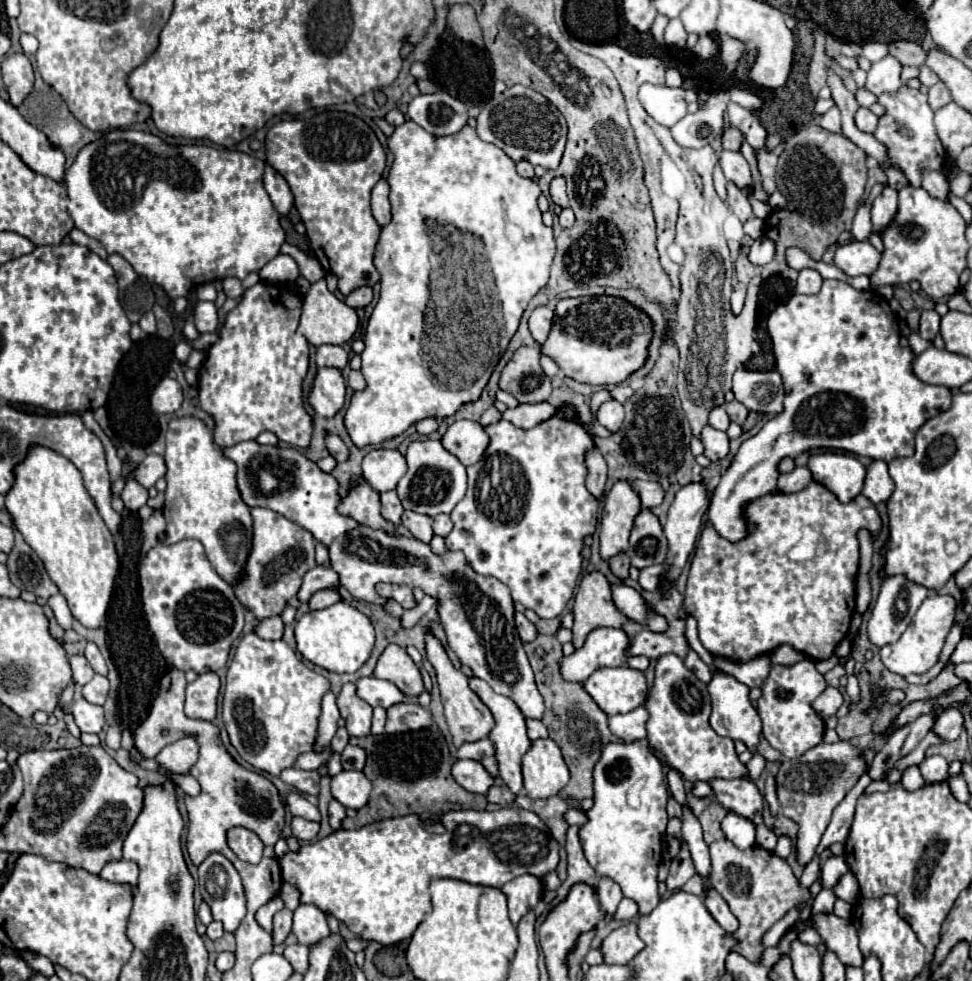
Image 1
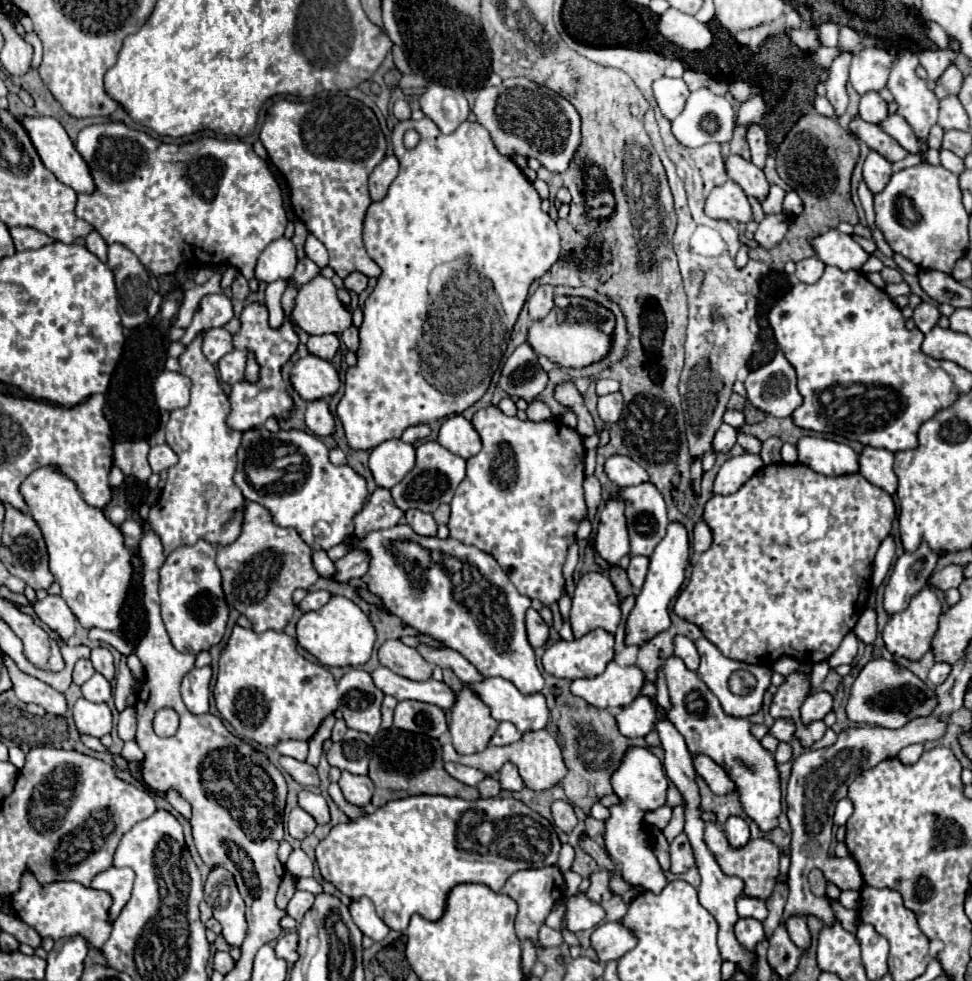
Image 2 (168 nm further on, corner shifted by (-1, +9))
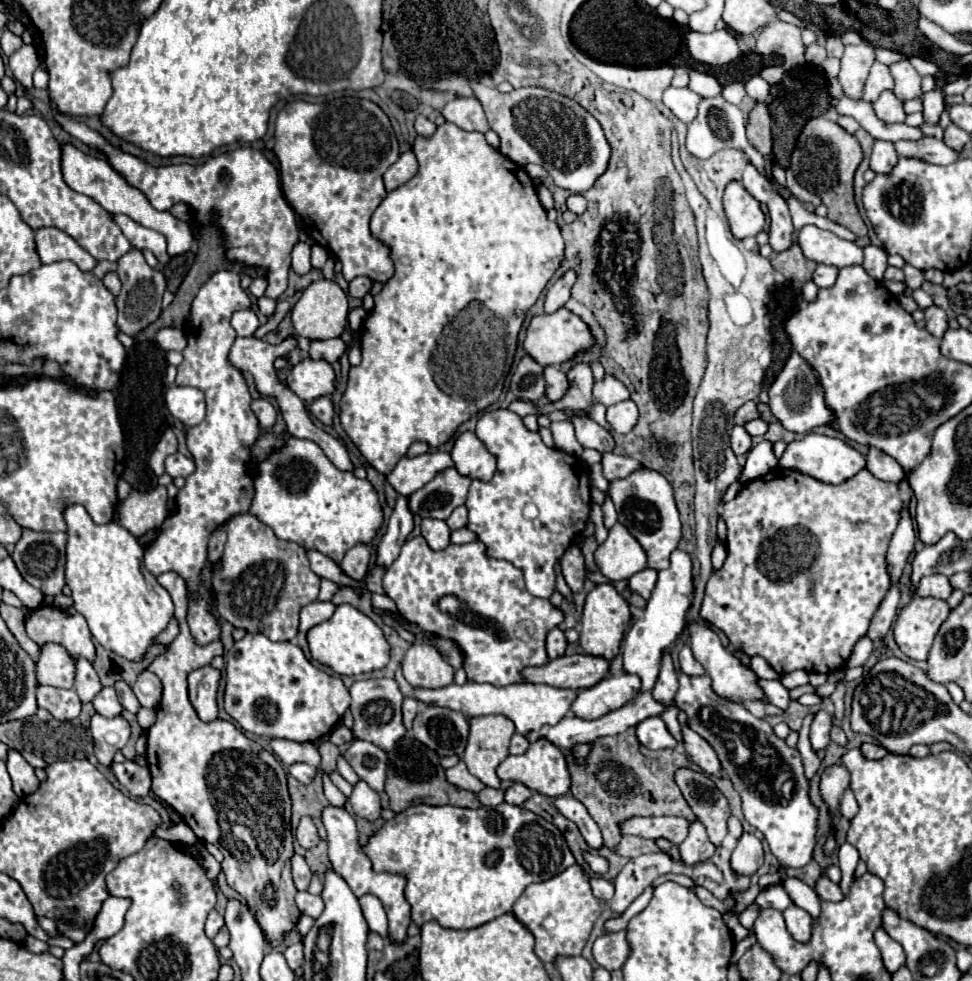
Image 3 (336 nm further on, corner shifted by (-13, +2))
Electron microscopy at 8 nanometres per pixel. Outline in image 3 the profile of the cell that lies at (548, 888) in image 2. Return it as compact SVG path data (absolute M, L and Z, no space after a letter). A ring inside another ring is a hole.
M572 865L548 881L528 885L528 889L514 903L512 913L534 935L534 953L544 963L556 963L558 957L578 957L582 953L590 937L592 925L602 909L604 905L592 895L588 873L580 865Z

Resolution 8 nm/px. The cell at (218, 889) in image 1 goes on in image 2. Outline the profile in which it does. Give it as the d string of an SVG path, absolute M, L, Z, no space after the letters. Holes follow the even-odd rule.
M216 868L206 880L206 904L212 908L214 918L222 924L222 936L230 946L240 948L246 936L244 900L238 894L236 882L230 872Z

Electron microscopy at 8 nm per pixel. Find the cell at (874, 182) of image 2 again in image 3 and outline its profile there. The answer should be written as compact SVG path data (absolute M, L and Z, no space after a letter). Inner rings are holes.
M876 141L872 157L870 157L870 169L874 173L890 175L892 169L896 167L896 163L898 163L898 155L894 151L894 145L888 141Z

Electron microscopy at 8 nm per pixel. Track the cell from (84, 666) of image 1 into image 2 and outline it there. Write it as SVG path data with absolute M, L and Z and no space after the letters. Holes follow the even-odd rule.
M78 660L76 662L76 666L74 666L74 674L72 674L72 682L76 684L76 686L82 686L92 674L94 674L96 670L94 670L94 666L92 666L92 662L90 660Z

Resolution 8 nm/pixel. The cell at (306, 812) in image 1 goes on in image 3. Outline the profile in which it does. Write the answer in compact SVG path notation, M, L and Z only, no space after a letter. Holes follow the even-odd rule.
M334 805L324 807L322 823L324 823L326 831L328 831L328 855L330 855L334 871L344 877L344 881L350 885L350 889L352 889L352 893L356 897L372 893L384 903L384 909L388 913L390 939L396 941L396 943L402 943L406 939L406 929L410 925L410 905L404 899L404 885L406 885L404 877L392 875L392 873L374 873L372 871L370 859L362 853L362 849L358 845L356 823L354 823L354 819L350 817L350 813L344 807L334 807Z

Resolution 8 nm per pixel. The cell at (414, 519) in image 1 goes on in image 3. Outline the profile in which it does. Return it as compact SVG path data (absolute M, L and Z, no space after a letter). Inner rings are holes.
M422 519L422 537L434 551L440 551L450 545L450 529L444 521Z

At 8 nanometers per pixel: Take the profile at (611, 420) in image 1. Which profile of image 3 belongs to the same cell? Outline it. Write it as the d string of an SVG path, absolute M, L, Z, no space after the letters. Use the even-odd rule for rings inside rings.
M620 401L610 405L606 411L606 421L614 427L616 433L628 433L638 421L638 409L634 401Z

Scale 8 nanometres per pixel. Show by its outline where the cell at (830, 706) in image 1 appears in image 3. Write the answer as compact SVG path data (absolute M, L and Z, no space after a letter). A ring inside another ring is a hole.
M818 711L814 715L814 721L812 721L812 727L810 727L810 743L812 743L812 749L818 751L818 749L824 749L828 743L830 743L830 729L832 729L832 713L828 711Z

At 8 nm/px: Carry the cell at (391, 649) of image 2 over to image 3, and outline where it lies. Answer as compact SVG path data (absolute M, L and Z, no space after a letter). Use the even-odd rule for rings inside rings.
M412 643L402 661L402 673L414 687L438 689L454 681L454 669L442 659L438 649L424 643Z

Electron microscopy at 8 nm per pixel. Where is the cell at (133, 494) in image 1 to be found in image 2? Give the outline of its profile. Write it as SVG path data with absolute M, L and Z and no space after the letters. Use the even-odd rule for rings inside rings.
M146 440L140 442L120 442L114 446L114 464L126 474L136 476L138 480L148 480L152 470L148 464L150 444Z

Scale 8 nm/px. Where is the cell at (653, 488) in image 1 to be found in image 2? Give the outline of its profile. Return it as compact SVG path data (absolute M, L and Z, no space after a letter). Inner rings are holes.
M620 454L610 456L604 462L604 472L618 486L636 486L648 480L646 470L638 462L634 462L628 456L620 456Z

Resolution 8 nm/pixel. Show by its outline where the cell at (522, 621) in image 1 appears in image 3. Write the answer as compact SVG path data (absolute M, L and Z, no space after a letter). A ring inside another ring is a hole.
M554 627L554 629L548 633L548 637L546 637L546 651L548 651L548 657L550 657L550 659L556 659L556 657L564 655L566 645L568 645L568 641L566 641L564 633L562 633L558 627Z

